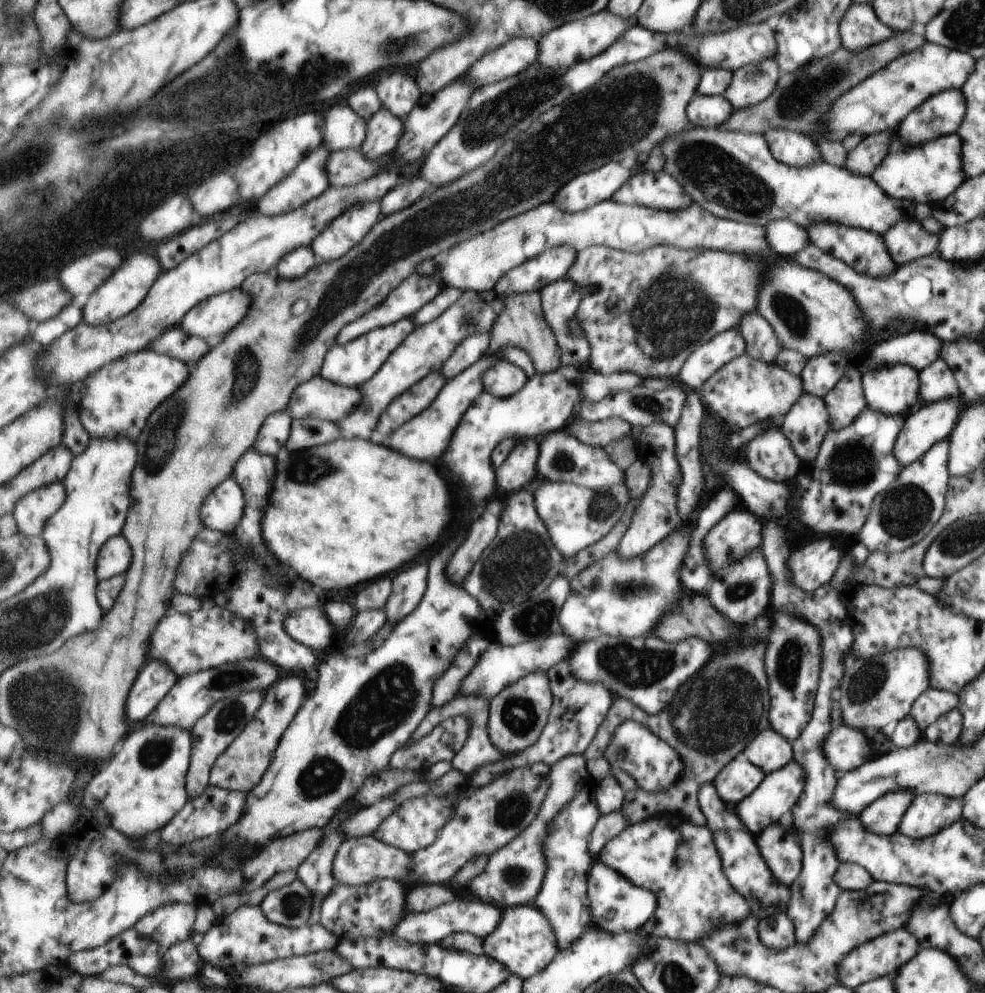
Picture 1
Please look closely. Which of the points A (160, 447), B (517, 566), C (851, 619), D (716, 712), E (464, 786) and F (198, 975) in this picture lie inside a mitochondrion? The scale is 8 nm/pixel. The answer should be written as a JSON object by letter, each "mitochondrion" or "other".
{"A":"mitochondrion","B":"mitochondrion","C":"other","D":"mitochondrion","E":"other","F":"other"}

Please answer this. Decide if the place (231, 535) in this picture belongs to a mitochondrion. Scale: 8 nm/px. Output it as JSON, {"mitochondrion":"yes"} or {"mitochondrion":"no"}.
{"mitochondrion":"no"}

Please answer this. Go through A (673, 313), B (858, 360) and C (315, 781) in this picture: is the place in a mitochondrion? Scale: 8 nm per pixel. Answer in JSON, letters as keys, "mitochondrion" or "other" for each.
{"A":"mitochondrion","B":"other","C":"mitochondrion"}

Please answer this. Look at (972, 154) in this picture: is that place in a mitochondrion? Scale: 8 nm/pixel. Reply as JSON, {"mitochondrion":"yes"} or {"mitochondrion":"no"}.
{"mitochondrion":"no"}

